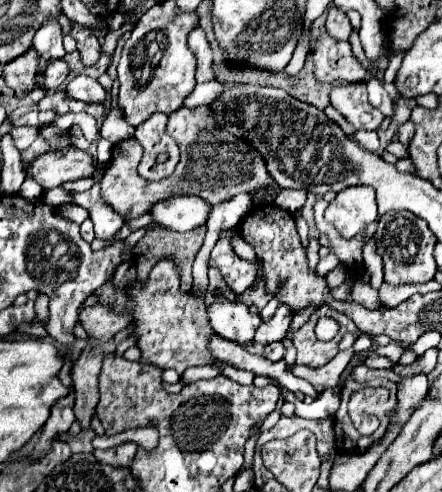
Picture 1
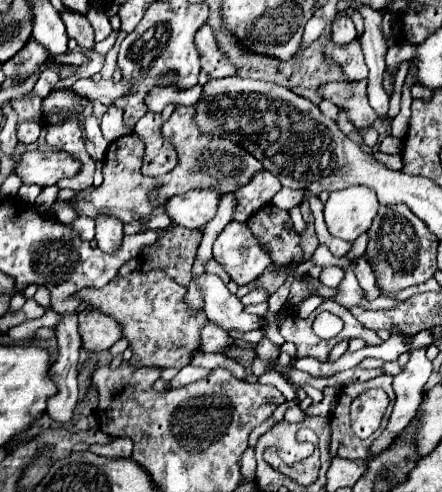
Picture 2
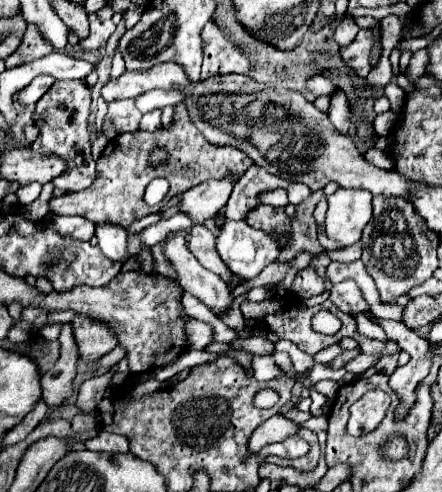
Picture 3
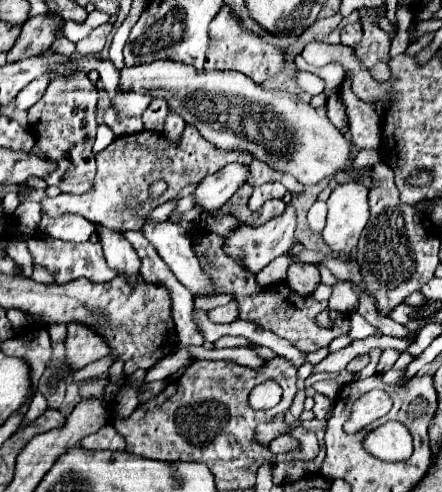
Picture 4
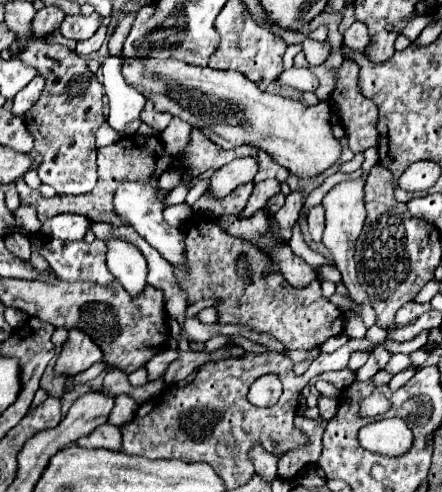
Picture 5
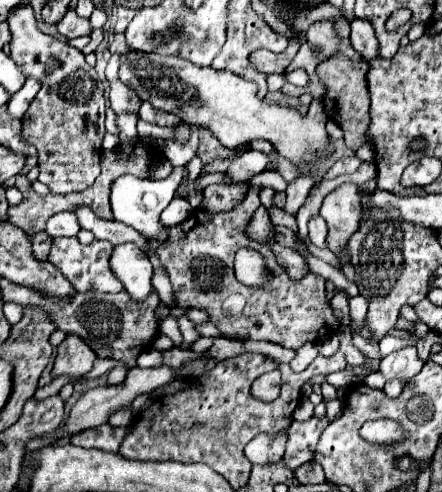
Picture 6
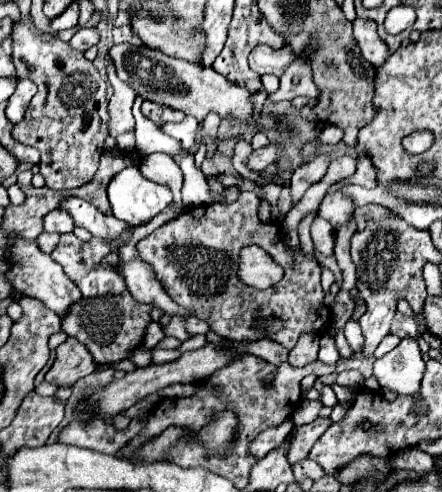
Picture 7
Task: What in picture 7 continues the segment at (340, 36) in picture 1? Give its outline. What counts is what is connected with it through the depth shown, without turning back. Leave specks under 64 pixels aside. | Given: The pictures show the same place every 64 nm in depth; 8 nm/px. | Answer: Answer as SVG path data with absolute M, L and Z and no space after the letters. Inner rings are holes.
M356 18L354 20L354 38L356 38L356 42L358 42L360 50L362 50L362 56L372 66L378 68L388 60L390 50L388 50L388 44L384 44L384 40L378 36L376 22Z

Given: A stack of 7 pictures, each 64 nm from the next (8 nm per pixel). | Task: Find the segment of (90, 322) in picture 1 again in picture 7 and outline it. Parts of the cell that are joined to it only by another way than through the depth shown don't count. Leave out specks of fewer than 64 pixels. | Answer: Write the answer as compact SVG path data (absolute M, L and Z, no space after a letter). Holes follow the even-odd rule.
M68 338L56 348L56 360L46 372L46 382L56 382L60 388L68 388L74 386L76 380L92 374L96 366L98 364L92 360L84 344Z

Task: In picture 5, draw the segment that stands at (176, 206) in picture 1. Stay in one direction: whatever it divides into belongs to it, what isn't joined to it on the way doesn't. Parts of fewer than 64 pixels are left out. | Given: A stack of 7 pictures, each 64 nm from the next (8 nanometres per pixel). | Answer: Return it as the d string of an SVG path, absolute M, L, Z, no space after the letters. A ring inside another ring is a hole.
M256 156L236 158L230 164L226 164L214 172L214 176L210 178L210 190L214 196L222 198L222 196L230 194L236 186L252 182L256 174L258 174L258 158Z

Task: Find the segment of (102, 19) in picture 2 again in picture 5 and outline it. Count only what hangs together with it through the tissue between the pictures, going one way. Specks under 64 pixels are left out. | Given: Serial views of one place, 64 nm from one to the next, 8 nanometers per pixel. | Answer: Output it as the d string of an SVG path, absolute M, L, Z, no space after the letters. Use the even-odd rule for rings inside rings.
M100 26L92 38L88 38L88 40L84 40L84 42L78 42L76 52L78 52L80 56L88 56L88 54L96 52L96 50L102 46L104 36L106 36L106 28L104 28L104 26Z

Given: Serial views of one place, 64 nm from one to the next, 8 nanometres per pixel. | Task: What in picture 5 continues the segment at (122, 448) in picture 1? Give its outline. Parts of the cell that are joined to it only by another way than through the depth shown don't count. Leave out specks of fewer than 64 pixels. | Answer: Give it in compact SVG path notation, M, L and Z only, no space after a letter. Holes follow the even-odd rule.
M102 424L100 428L96 428L94 432L90 432L88 436L76 440L78 446L84 448L106 448L106 450L120 450L122 444L122 432L120 428L112 426L112 424Z

